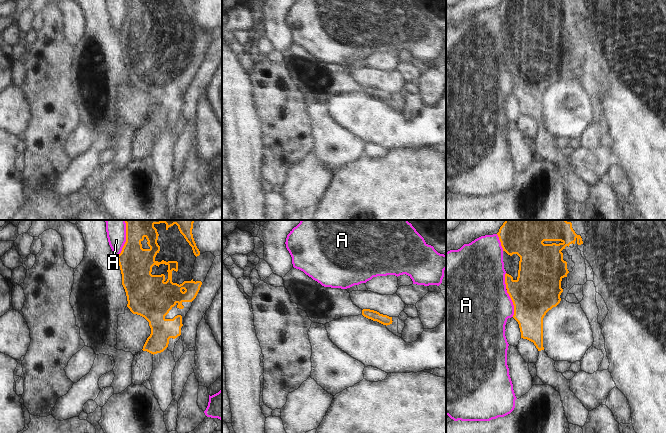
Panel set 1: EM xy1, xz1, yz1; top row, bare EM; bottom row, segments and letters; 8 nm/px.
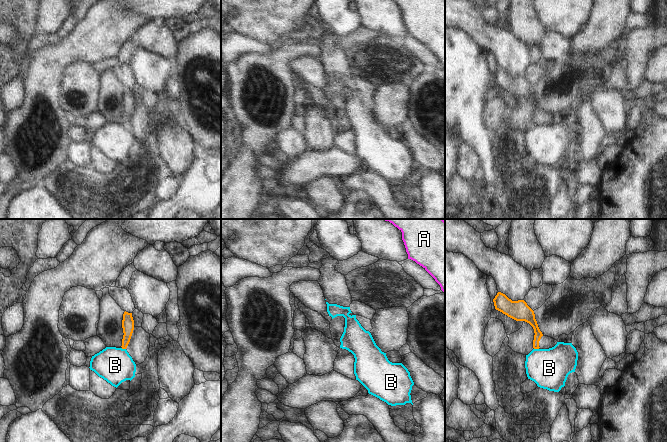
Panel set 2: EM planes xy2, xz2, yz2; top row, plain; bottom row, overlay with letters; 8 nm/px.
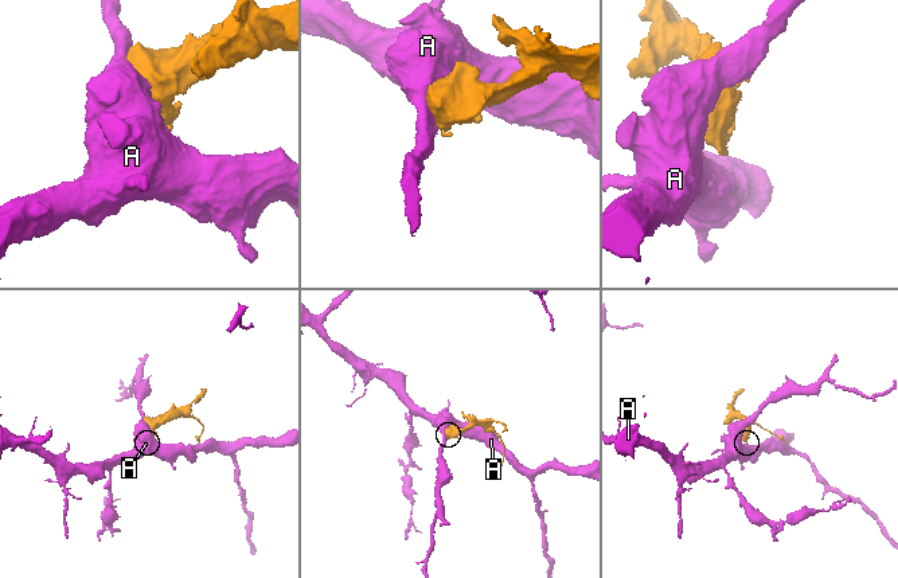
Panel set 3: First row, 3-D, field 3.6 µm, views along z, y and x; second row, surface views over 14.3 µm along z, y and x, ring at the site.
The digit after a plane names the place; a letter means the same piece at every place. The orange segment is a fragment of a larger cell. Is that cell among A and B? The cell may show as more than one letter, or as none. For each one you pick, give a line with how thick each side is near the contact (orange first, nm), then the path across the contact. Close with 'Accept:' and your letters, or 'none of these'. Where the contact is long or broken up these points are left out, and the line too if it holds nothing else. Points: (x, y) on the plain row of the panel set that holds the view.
Accept: none of these

